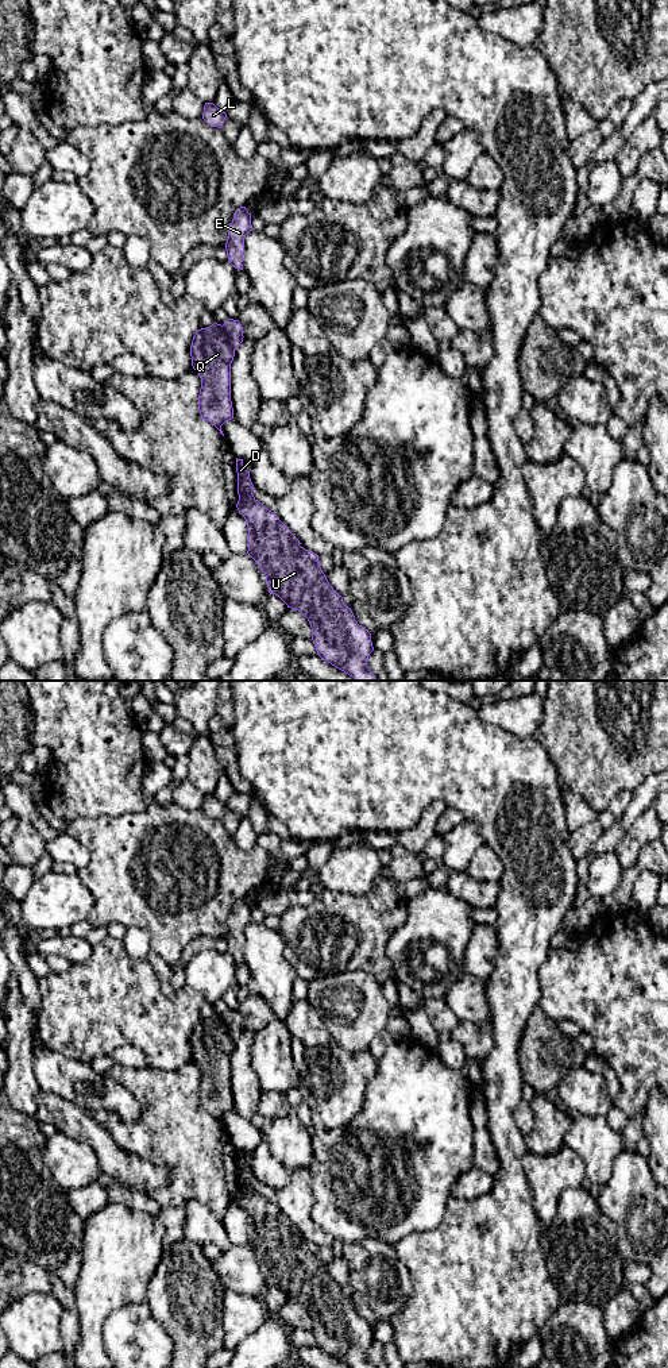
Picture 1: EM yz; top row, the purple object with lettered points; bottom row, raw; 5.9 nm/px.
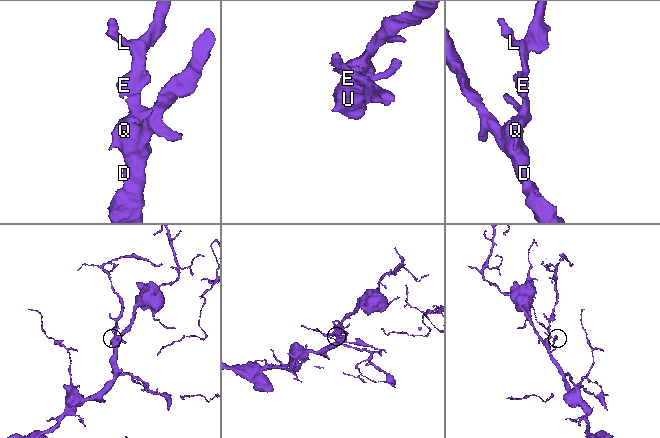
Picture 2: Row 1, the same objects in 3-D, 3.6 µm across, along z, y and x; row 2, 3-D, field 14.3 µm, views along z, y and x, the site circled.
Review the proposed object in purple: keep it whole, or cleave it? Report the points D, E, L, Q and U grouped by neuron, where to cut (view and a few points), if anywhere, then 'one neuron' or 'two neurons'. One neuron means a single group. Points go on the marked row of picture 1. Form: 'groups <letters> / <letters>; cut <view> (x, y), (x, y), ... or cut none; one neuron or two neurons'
groups D E L Q U; cut none; one neuron

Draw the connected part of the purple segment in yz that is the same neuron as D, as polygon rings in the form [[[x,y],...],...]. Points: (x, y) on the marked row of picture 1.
[[[236,458],[236,473],[236,508],[248,527],[247,554],[265,573],[269,593],[308,619],[321,659],[355,681],[378,681],[367,666],[374,651],[371,633],[358,624],[351,608],[329,585],[318,555],[301,547],[279,517],[254,497],[243,459]]]

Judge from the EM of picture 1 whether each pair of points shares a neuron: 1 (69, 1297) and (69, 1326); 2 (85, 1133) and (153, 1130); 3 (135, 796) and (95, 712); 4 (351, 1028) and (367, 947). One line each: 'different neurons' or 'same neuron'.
1: same neuron
2: different neurons
3: same neuron
4: different neurons

